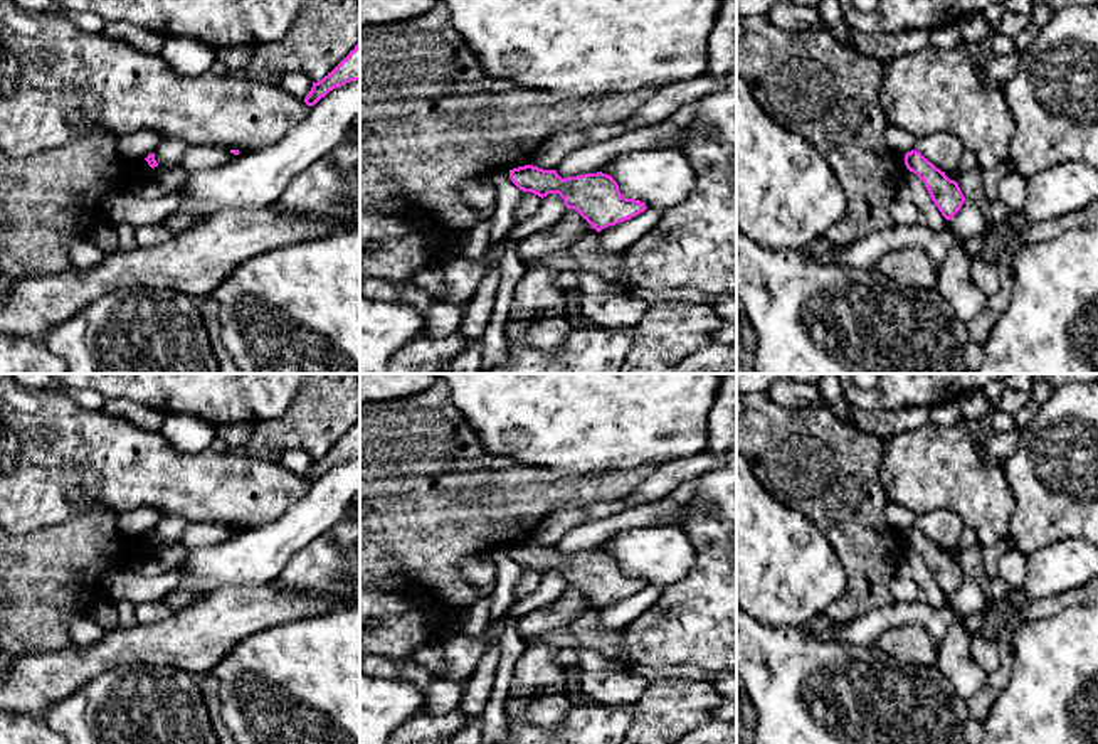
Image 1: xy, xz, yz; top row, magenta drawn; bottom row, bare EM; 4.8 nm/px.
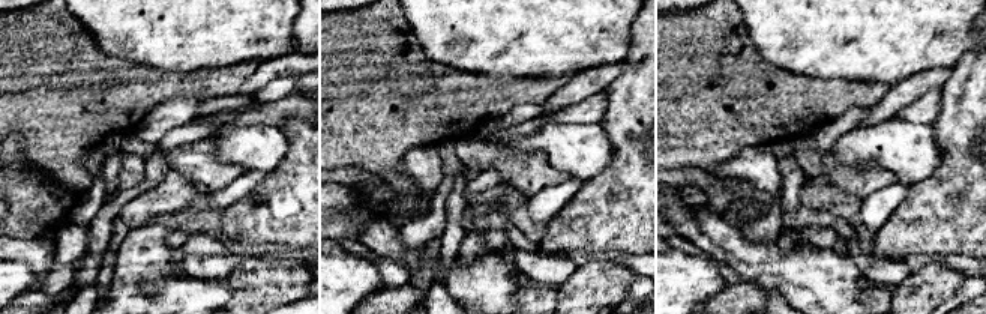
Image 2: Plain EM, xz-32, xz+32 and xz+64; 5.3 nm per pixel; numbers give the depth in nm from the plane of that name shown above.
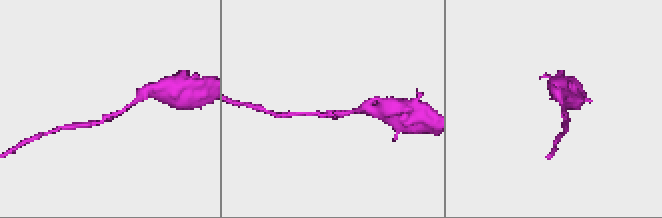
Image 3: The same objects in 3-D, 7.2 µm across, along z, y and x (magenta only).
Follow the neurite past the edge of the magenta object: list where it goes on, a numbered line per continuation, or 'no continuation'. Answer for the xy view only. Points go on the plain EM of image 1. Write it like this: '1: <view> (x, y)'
no continuation

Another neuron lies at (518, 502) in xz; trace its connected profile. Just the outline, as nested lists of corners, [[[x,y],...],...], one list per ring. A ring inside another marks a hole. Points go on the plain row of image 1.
[[[442,377],[415,396],[360,402],[360,582],[390,574],[405,576],[430,589],[449,608],[471,608],[476,589],[461,576],[461,562],[498,547],[530,542],[550,513],[599,502],[617,502],[634,493],[659,465],[578,475],[528,466],[508,456],[489,454],[469,421],[451,399]]]

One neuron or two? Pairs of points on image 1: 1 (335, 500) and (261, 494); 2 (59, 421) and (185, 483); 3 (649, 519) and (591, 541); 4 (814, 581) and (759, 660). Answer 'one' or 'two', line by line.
1: two
2: one
3: one
4: two

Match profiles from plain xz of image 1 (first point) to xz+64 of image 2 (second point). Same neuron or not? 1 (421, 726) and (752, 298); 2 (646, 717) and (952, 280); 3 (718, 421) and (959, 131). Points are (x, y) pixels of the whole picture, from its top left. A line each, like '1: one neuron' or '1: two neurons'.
1: one neuron
2: one neuron
3: one neuron

